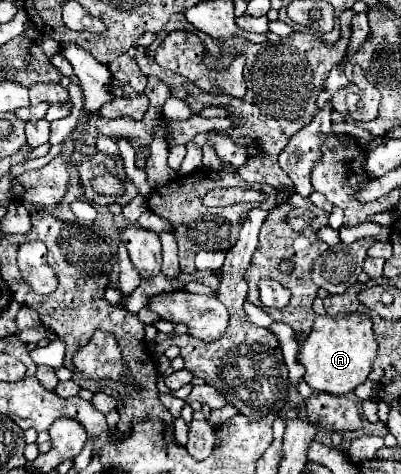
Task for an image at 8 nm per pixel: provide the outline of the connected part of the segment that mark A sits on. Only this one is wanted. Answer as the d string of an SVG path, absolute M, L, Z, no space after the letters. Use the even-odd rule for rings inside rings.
M350 313L348 317L324 315L316 317L310 337L298 351L298 361L305 367L304 381L312 389L330 395L346 395L366 381L372 361L376 359L376 351L372 319L366 313Z

